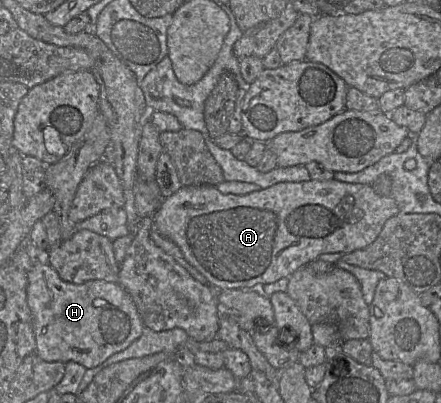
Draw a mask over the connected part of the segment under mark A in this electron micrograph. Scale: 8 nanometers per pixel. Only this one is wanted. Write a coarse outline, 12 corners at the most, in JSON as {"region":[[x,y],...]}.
{"region":[[371,185],[185,186],[154,228],[216,290],[369,246]]}

